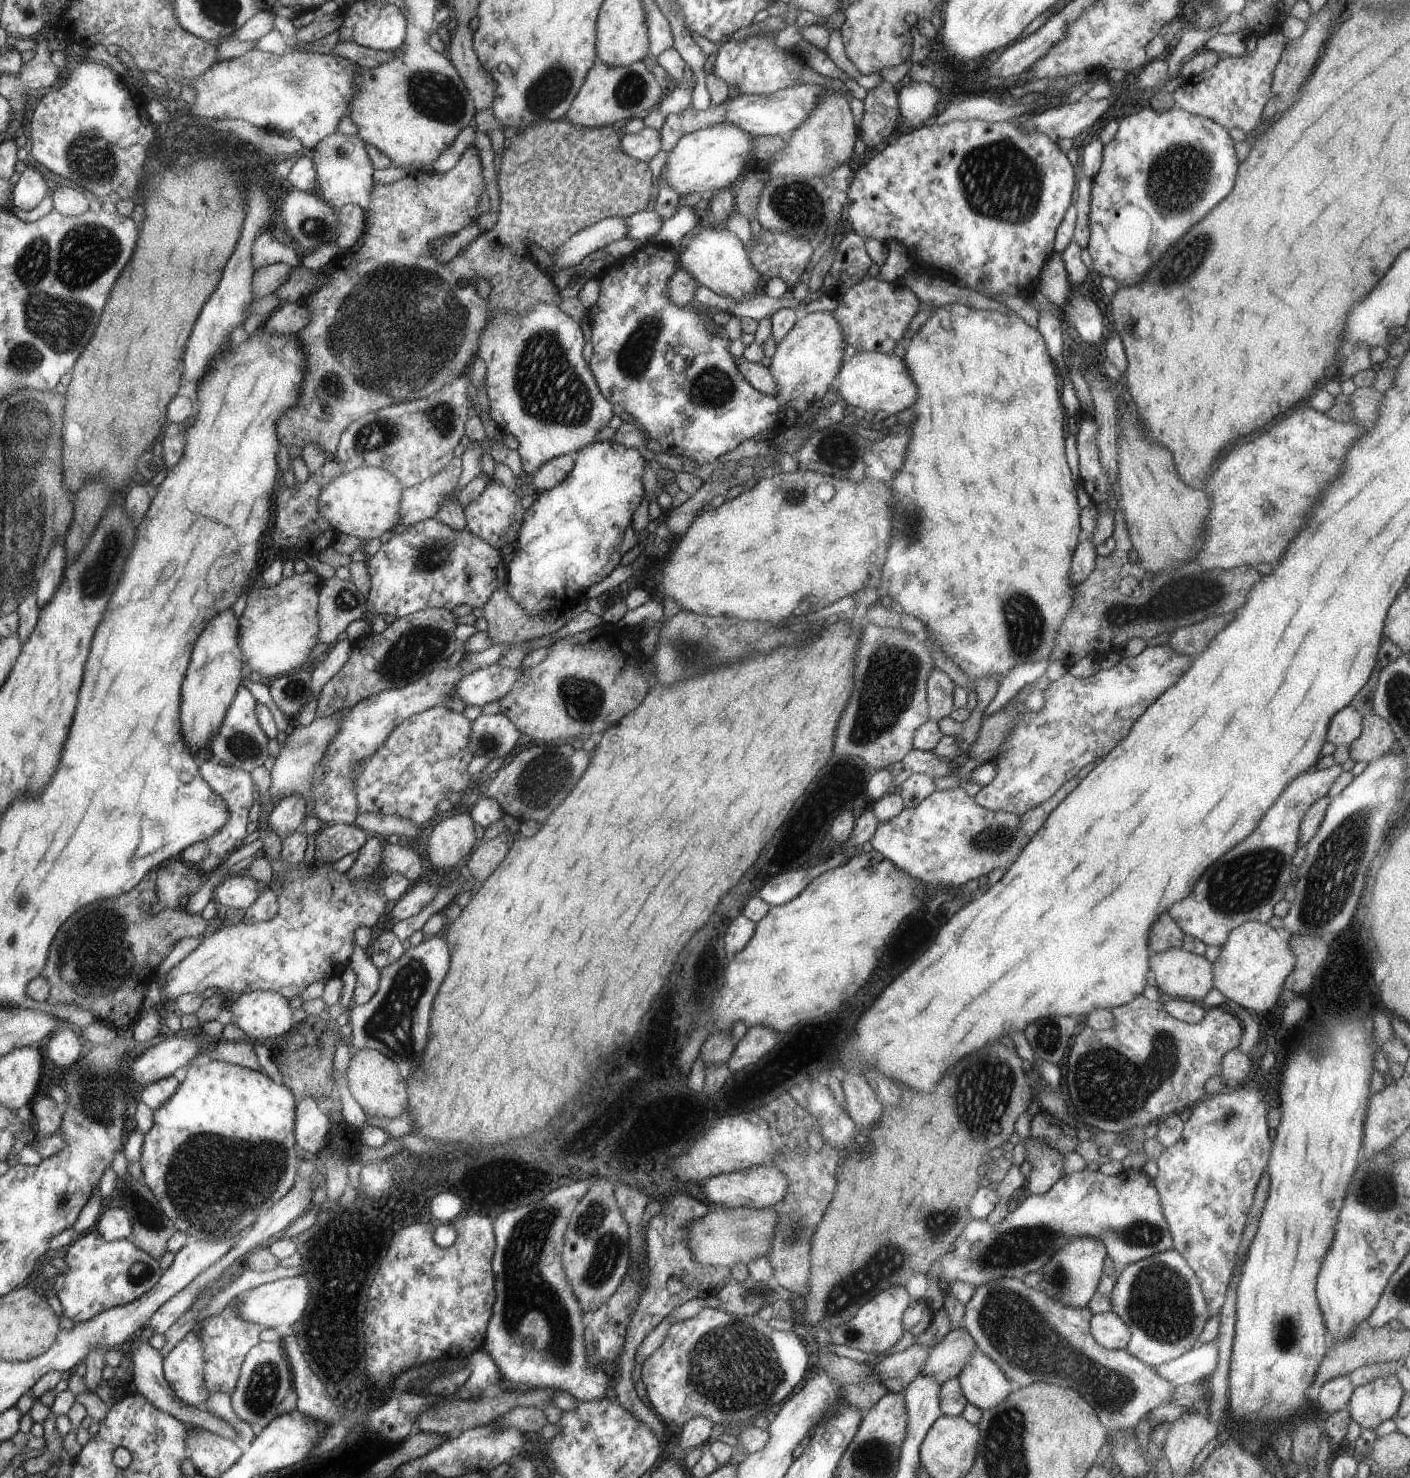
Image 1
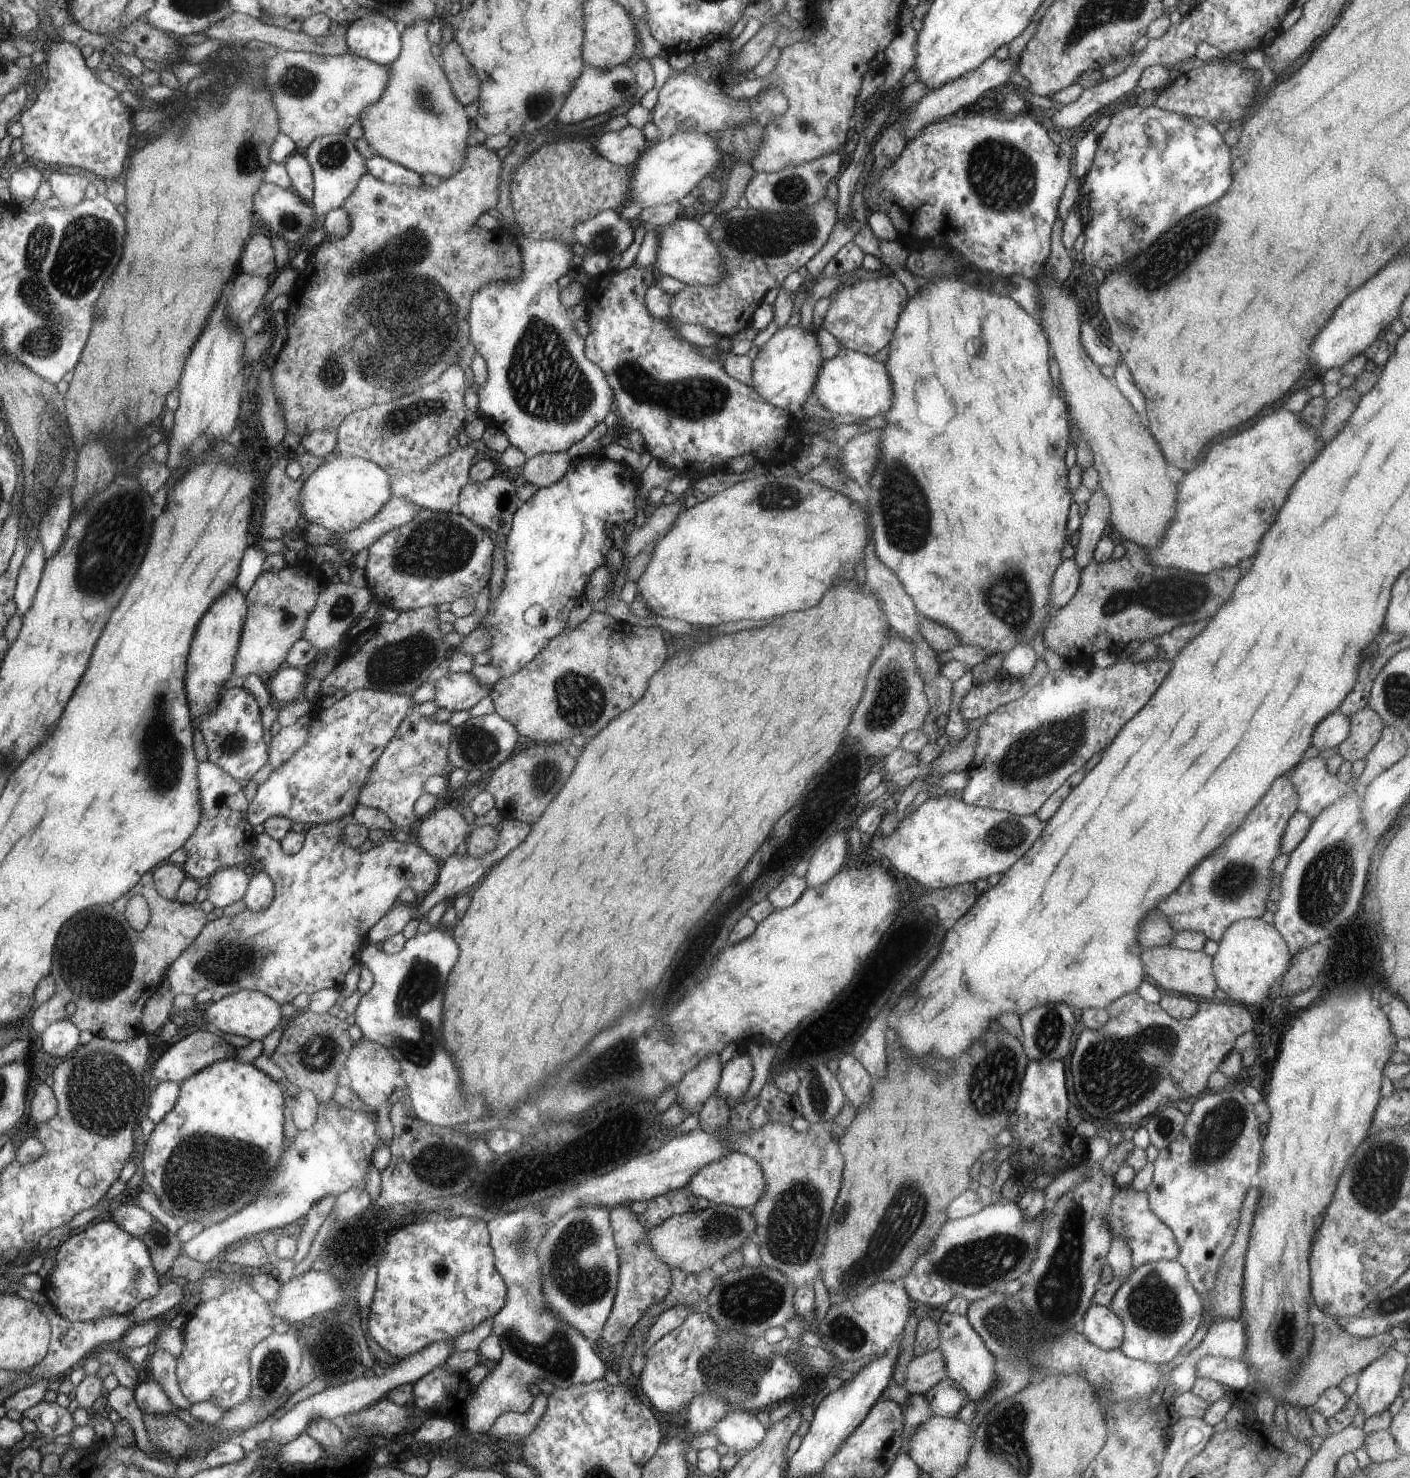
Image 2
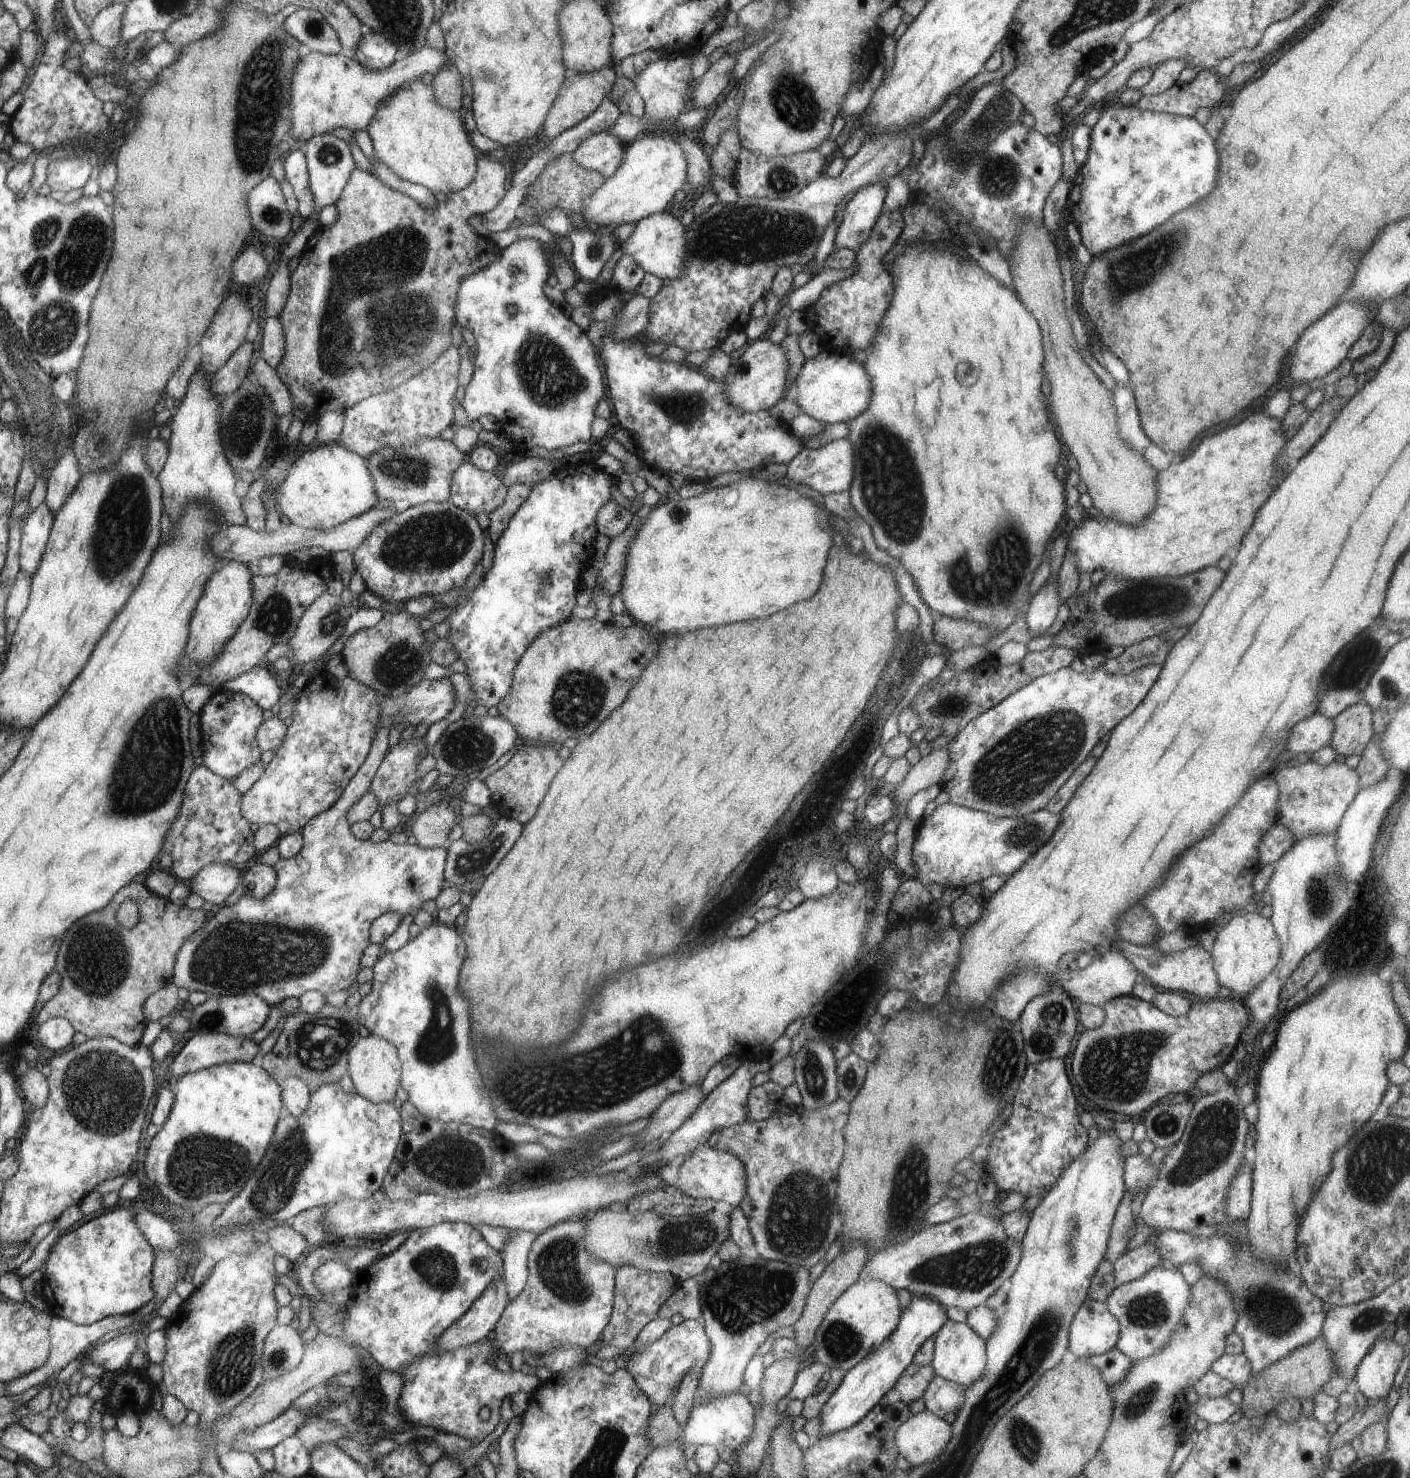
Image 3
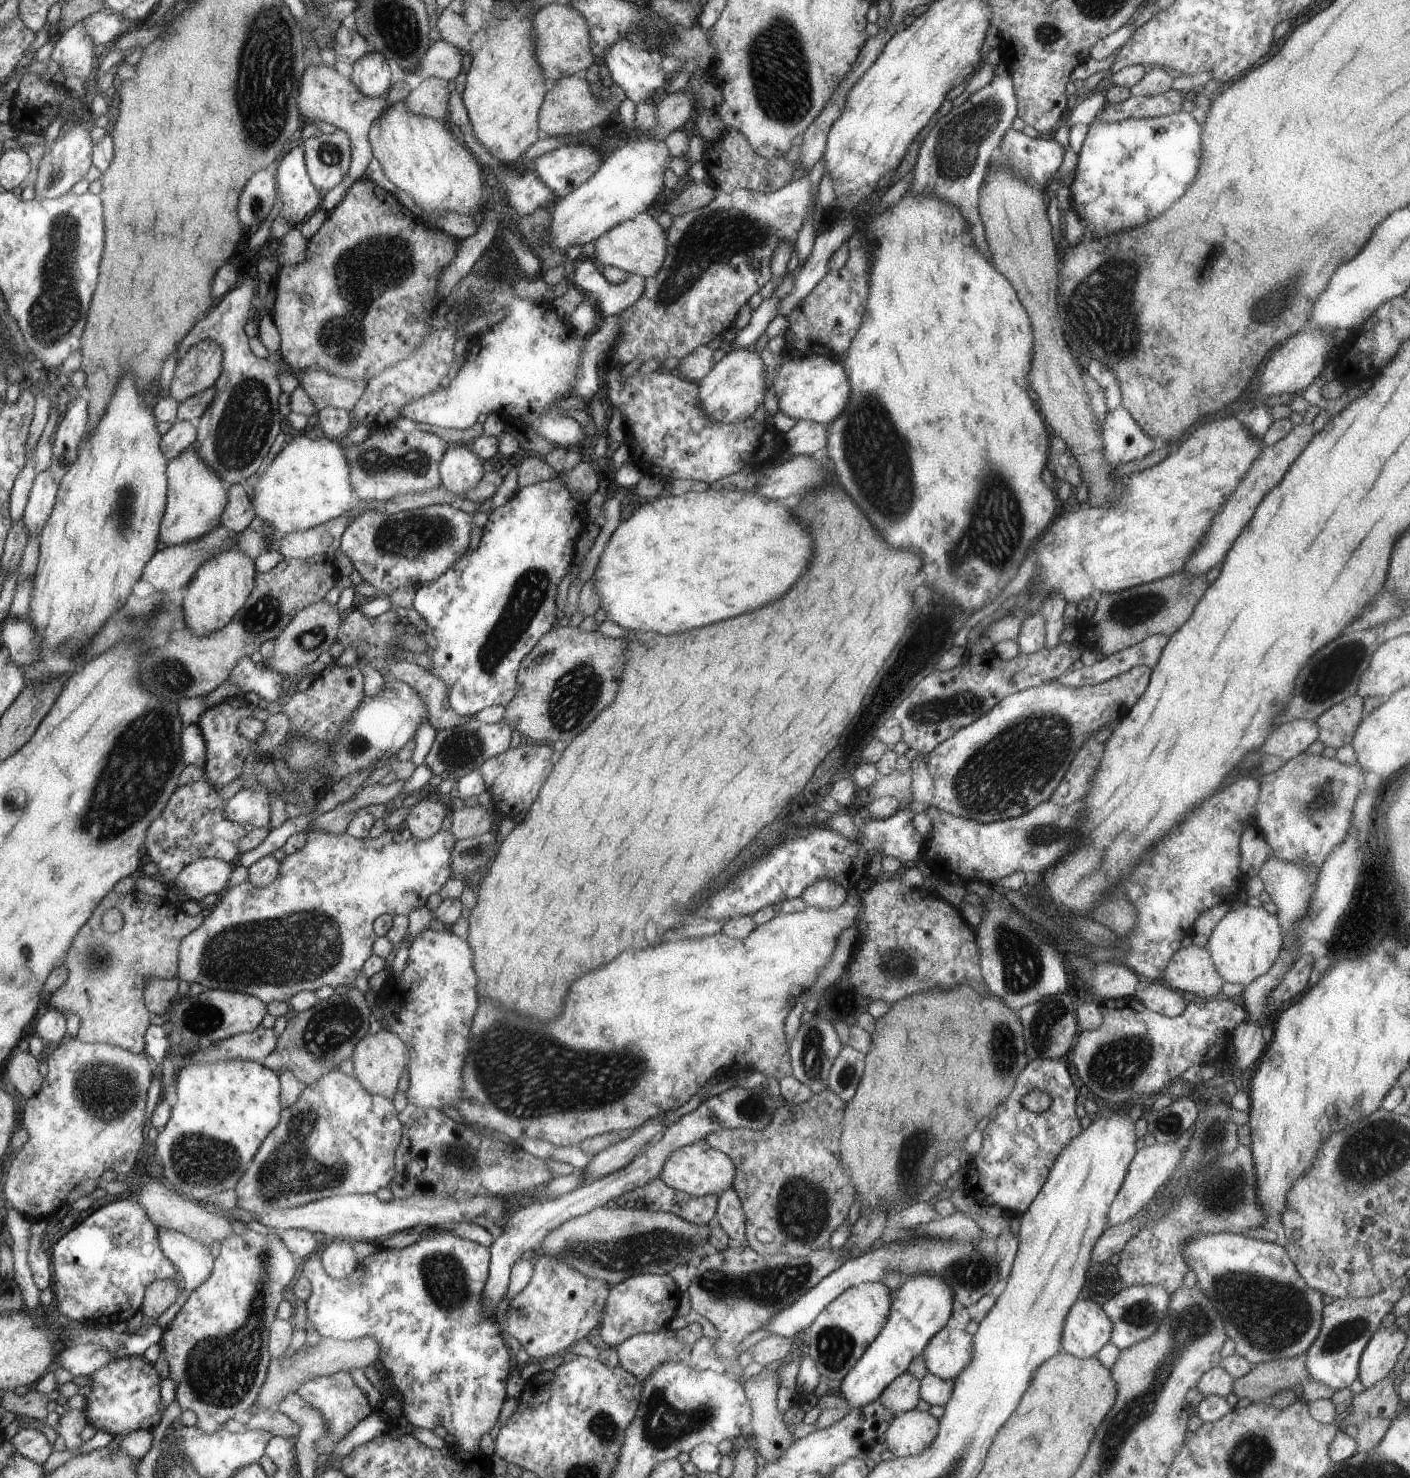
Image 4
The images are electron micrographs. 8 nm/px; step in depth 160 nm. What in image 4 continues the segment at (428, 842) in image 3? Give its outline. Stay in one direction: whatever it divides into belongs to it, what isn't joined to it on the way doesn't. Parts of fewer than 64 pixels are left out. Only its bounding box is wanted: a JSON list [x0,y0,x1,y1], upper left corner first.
[405,796,449,841]

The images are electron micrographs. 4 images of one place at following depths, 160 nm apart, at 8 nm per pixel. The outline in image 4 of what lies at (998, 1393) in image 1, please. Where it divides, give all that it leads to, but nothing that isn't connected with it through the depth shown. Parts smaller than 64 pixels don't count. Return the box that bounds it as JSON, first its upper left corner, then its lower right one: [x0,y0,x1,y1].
[922,1325,973,1380]

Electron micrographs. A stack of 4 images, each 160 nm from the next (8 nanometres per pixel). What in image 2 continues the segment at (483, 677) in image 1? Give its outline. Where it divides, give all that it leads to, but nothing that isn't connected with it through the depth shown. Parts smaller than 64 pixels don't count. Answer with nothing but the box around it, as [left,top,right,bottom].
[435,673,490,710]

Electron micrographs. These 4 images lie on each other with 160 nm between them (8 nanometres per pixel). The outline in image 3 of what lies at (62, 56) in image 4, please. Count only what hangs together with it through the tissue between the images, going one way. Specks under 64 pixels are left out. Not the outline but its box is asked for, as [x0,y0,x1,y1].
[89,1,127,48]

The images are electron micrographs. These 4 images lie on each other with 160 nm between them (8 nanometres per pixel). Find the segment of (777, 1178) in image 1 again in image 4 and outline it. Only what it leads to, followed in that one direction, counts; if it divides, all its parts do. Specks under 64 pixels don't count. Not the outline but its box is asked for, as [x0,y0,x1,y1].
[660,1141,735,1197]

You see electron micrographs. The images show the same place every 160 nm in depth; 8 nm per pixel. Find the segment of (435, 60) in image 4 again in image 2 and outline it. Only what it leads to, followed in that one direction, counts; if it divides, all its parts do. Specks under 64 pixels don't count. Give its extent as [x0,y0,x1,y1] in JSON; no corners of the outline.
[257,51,390,150]

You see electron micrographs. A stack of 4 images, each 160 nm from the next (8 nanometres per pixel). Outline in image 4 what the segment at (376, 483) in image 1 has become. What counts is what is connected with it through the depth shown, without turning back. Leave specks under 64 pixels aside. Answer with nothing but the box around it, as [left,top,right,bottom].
[252,432,357,536]

